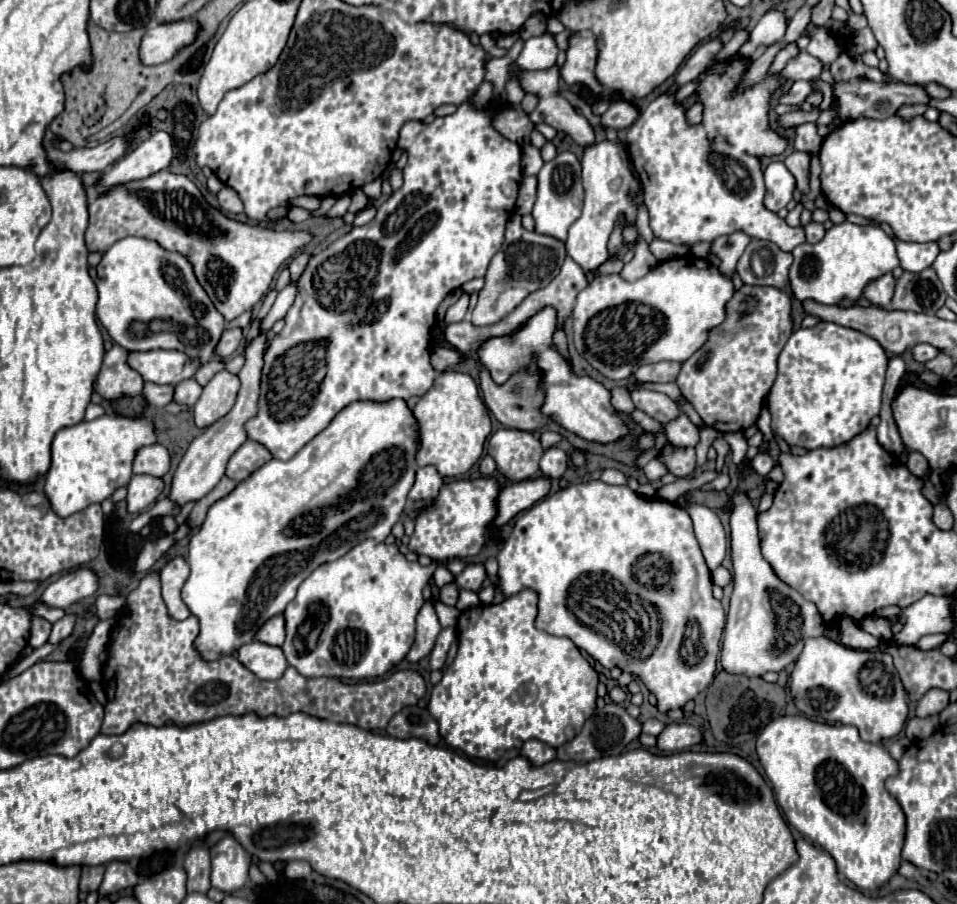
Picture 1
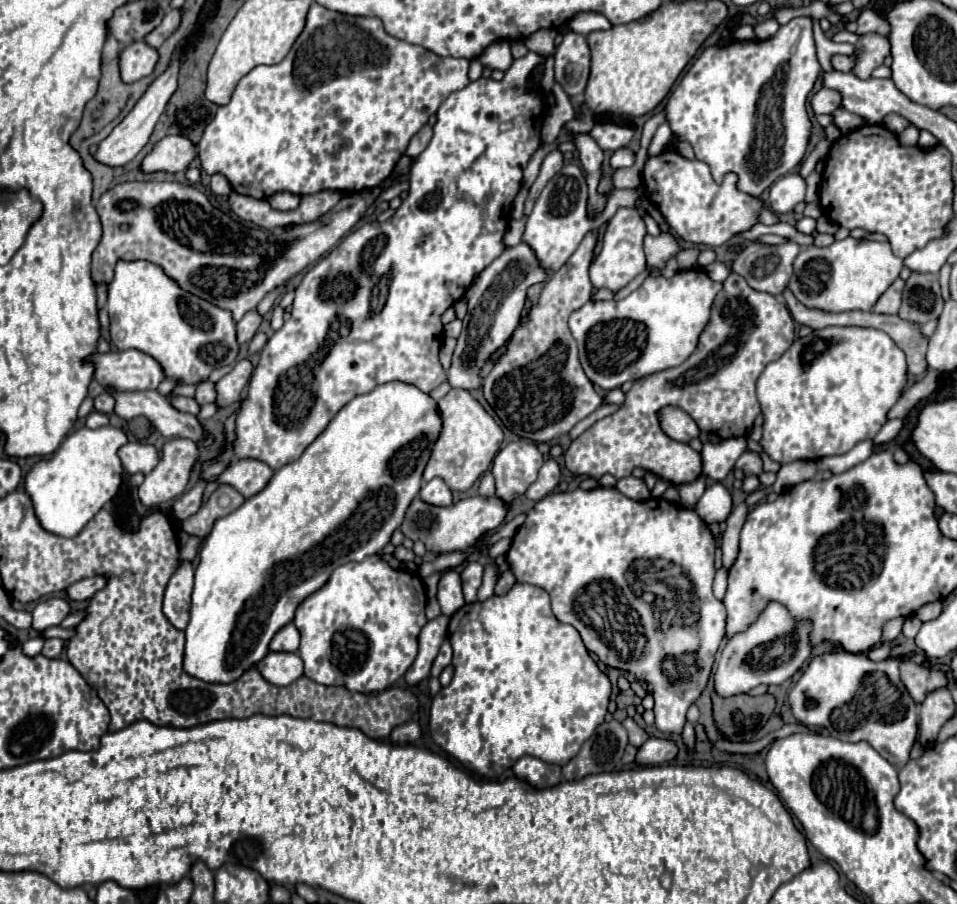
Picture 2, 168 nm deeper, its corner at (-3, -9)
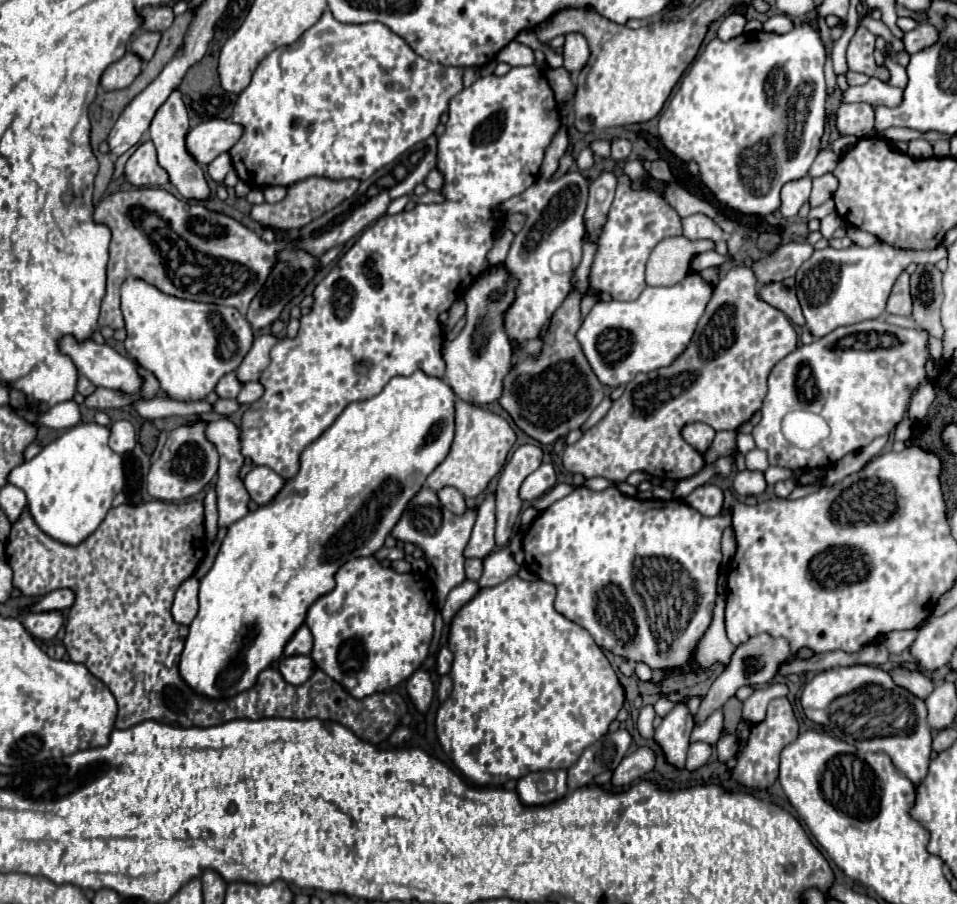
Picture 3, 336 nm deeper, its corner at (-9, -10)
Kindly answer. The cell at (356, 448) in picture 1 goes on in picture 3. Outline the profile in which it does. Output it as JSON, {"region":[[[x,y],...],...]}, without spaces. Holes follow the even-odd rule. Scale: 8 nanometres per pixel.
{"region":[[[416,370],[412,376],[394,376],[380,394],[368,398],[368,400],[360,400],[360,402],[352,402],[344,408],[344,412],[336,418],[336,422],[318,438],[314,440],[300,456],[300,470],[294,478],[286,480],[284,488],[274,496],[274,500],[270,500],[268,504],[260,506],[254,512],[248,512],[242,520],[234,522],[228,532],[226,538],[220,544],[218,556],[212,564],[212,568],[208,570],[208,574],[200,580],[199,583],[199,609],[198,616],[194,618],[194,622],[190,624],[190,634],[186,638],[186,646],[184,652],[180,656],[180,676],[184,678],[184,682],[194,688],[196,692],[208,696],[208,698],[230,698],[238,692],[244,692],[248,688],[254,686],[256,676],[270,666],[272,662],[276,662],[282,656],[282,650],[286,646],[286,642],[290,640],[290,636],[302,626],[308,608],[312,606],[312,602],[324,594],[328,594],[334,588],[334,574],[350,560],[360,558],[360,556],[372,556],[374,552],[378,552],[384,546],[386,536],[392,532],[392,528],[398,524],[402,512],[406,510],[408,502],[414,498],[414,494],[424,486],[428,474],[438,466],[438,462],[442,462],[442,458],[446,458],[450,444],[454,438],[454,392],[452,388],[434,376],[426,376],[422,370]]]}

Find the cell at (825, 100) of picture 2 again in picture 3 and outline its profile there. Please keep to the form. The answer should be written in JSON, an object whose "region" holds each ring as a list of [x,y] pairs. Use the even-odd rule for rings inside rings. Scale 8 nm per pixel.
{"region":[[[870,78],[864,86],[850,86],[842,92],[842,102],[868,102],[870,106],[898,106],[902,102],[902,88],[894,88],[878,78]]]}

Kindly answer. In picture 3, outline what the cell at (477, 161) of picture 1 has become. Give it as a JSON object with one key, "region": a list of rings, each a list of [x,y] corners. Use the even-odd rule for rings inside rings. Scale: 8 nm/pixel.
{"region":[[[520,66],[520,68],[512,68],[506,76],[482,76],[478,78],[472,86],[464,88],[460,94],[456,94],[450,100],[448,106],[448,122],[446,122],[446,130],[444,134],[438,138],[438,164],[436,170],[444,176],[444,188],[442,188],[442,196],[444,202],[440,204],[418,204],[414,210],[410,212],[400,212],[400,214],[386,214],[380,220],[374,222],[374,226],[368,226],[358,240],[352,244],[352,248],[336,262],[336,266],[318,282],[318,286],[314,288],[314,302],[310,308],[308,316],[300,318],[300,330],[296,334],[296,338],[282,338],[270,352],[272,356],[272,364],[262,372],[262,378],[258,380],[264,386],[264,394],[248,406],[248,410],[242,416],[242,424],[240,424],[240,446],[242,446],[242,456],[250,458],[254,464],[262,464],[272,468],[276,474],[280,474],[284,480],[292,478],[298,472],[298,458],[302,454],[302,450],[314,442],[338,416],[340,412],[356,400],[366,400],[378,392],[382,392],[382,386],[386,386],[386,382],[394,376],[410,376],[416,370],[422,370],[428,376],[436,376],[436,378],[444,378],[446,372],[446,362],[442,358],[442,342],[444,342],[444,334],[440,328],[440,320],[438,316],[448,310],[452,306],[454,300],[460,298],[460,294],[474,282],[476,276],[480,276],[486,268],[488,268],[488,252],[494,244],[494,236],[496,236],[496,228],[500,224],[500,220],[504,218],[500,212],[500,204],[512,196],[522,194],[528,186],[532,186],[536,182],[538,176],[538,168],[542,164],[542,156],[544,150],[548,148],[552,136],[558,132],[560,128],[560,114],[558,114],[558,106],[552,94],[552,88],[548,84],[548,80],[544,78],[544,74],[540,72],[538,66]]]}

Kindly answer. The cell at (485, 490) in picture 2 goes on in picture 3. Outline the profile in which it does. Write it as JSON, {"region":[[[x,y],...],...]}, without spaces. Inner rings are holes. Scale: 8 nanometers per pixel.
{"region":[[[490,492],[478,506],[478,520],[472,530],[472,538],[464,550],[466,558],[486,558],[494,548],[494,526],[496,526],[496,496]]]}

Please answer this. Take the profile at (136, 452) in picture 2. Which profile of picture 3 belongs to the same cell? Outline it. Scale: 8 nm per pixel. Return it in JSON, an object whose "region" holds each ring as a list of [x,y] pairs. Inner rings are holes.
{"region":[[[128,420],[114,422],[110,426],[112,436],[110,436],[110,448],[118,454],[130,454],[136,446],[136,430]]]}

